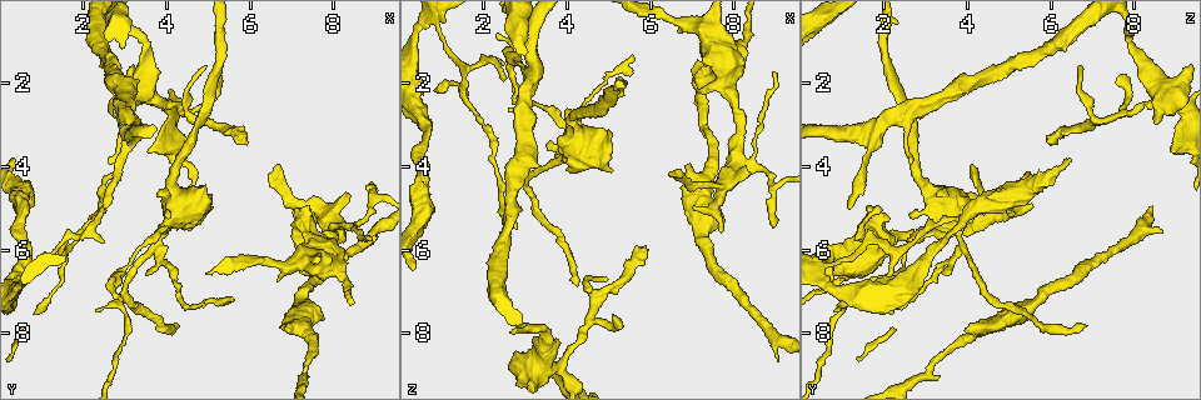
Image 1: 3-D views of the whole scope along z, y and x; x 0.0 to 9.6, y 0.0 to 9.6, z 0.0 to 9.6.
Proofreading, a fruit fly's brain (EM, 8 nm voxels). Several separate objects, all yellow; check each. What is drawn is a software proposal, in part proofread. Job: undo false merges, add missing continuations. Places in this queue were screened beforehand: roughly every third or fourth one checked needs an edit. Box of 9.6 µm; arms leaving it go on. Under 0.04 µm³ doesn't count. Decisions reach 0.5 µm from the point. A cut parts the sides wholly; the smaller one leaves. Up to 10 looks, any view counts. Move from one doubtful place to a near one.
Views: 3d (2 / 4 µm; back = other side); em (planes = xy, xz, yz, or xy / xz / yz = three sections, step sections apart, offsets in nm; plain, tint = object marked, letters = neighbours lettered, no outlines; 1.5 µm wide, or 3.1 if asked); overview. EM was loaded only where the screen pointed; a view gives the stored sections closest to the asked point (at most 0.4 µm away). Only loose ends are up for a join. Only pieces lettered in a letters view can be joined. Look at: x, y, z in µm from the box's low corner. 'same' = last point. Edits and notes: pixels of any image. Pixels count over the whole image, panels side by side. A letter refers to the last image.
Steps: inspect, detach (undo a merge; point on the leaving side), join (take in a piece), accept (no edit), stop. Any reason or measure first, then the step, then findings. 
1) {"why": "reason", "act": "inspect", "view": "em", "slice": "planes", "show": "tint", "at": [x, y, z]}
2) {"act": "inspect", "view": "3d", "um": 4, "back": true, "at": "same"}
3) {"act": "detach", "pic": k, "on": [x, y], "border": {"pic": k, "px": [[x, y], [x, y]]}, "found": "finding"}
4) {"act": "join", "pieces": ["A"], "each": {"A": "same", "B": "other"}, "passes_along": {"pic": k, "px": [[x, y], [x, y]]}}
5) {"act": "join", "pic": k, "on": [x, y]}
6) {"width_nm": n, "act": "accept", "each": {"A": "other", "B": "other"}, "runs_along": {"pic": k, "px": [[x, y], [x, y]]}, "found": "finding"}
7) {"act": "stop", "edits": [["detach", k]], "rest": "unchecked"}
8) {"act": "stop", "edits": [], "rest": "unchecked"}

{"why": "branch stops here", "act": "inspect", "view": "em", "slice": "xz", "step": 4, "show": "letters", "at": [6.85, 8.00, 3.95]}

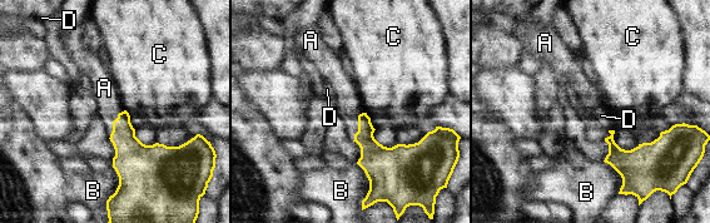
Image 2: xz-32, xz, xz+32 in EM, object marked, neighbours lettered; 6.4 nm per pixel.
{"act": "join", "pieces": ["A"], "each": {"A": "same", "B": "other", "C": "other", "D": "other"}, "passes_along": {"pic": 2, "px": [[132, 157], [113, 123], [104, 88]]}, "found": "the neuron continues"}

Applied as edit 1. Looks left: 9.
{"act": "inspect", "view": "overview"}

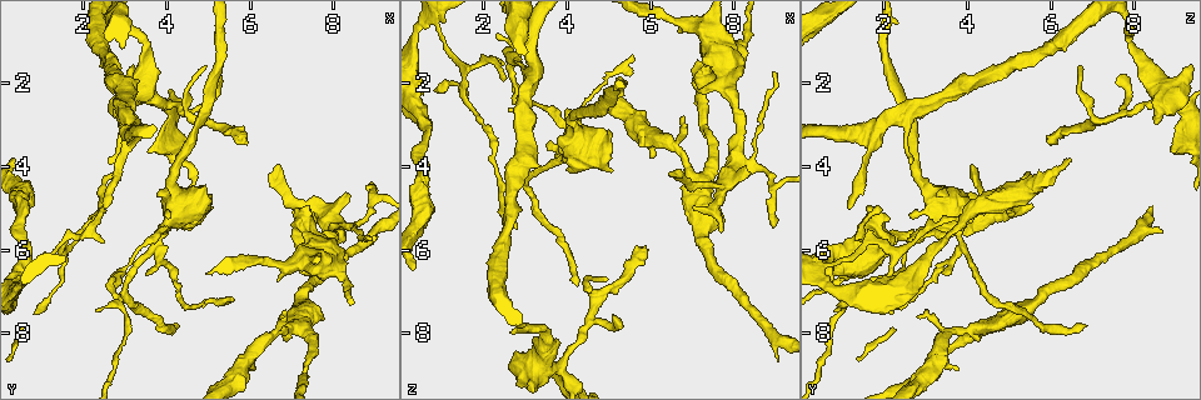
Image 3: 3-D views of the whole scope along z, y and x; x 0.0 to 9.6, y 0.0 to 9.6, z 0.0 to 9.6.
{"why": "free end", "act": "inspect", "view": "em", "slice": "planes", "show": "letters", "at": [7.60, 4.85, 5.55]}

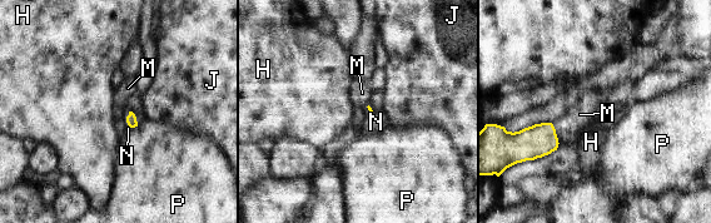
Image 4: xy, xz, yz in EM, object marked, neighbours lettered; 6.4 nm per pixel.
{"longest_contact_nm": ["M", 170], "act": "join", "pieces": ["N"], "each": {"H": "other", "J": "other", "M": "other", "N": "same", "P": "other"}, "found": "the neuron continues"}

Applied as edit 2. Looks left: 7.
{"why": "see it whole again", "act": "inspect", "view": "overview"}

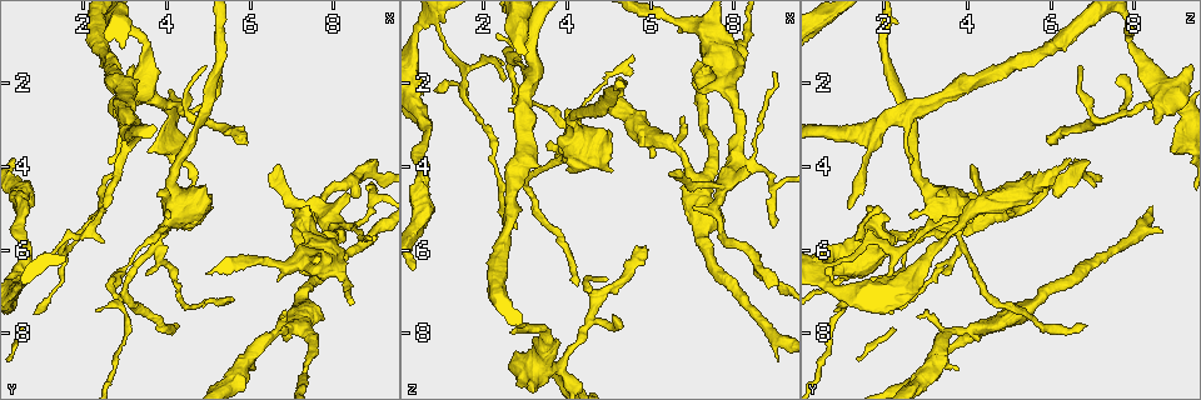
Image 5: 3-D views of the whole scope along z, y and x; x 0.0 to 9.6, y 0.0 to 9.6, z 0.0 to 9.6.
{"why": "free end", "act": "inspect", "view": "em", "slice": "planes", "show": "letters", "at": [5.05, 1.85, 7.60]}

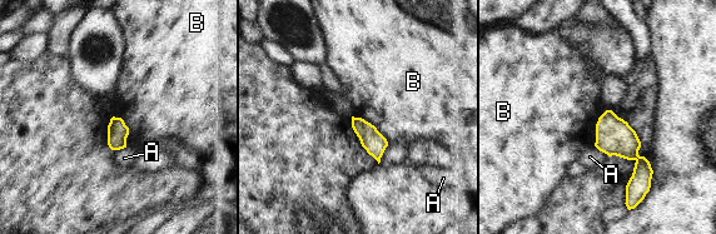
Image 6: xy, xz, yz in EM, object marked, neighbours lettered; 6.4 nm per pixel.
{"act": "accept", "each": {"A": "other", "B": "other"}, "border": {"pic": 6, "px": [[353, 115], [369, 122], [388, 143]]}, "found": "no lettered piece goes on from it"}

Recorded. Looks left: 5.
{"why": "a fork", "act": "inspect", "view": "em", "slice": "yz", "step": 8, "show": "tint", "at": [3.70, 5.95, 3.80]}

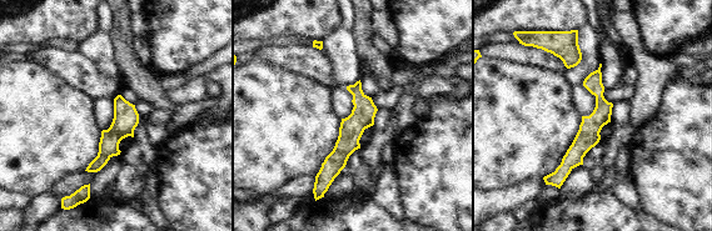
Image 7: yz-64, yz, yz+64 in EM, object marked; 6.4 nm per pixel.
{"why": "cut it another way", "act": "inspect", "view": "em", "slice": "planes", "show": "letters", "at": "same"}

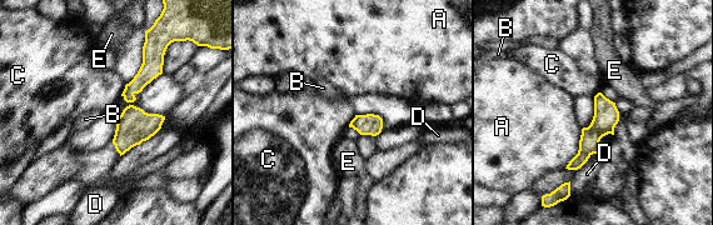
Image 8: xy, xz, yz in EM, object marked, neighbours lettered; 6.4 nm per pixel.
{"width_nm": 130, "act": "accept", "each": {"A": "other", "B": "other", "C": "other", "D": "other", "E": "other"}, "border": {"pic": 8, "px": [[355, 114], [348, 126]]}, "found": "one neuron here"}

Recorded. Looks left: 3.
{"act": "stop", "edits": [["join", 2], ["join", 4]], "rest": "unchecked"}

